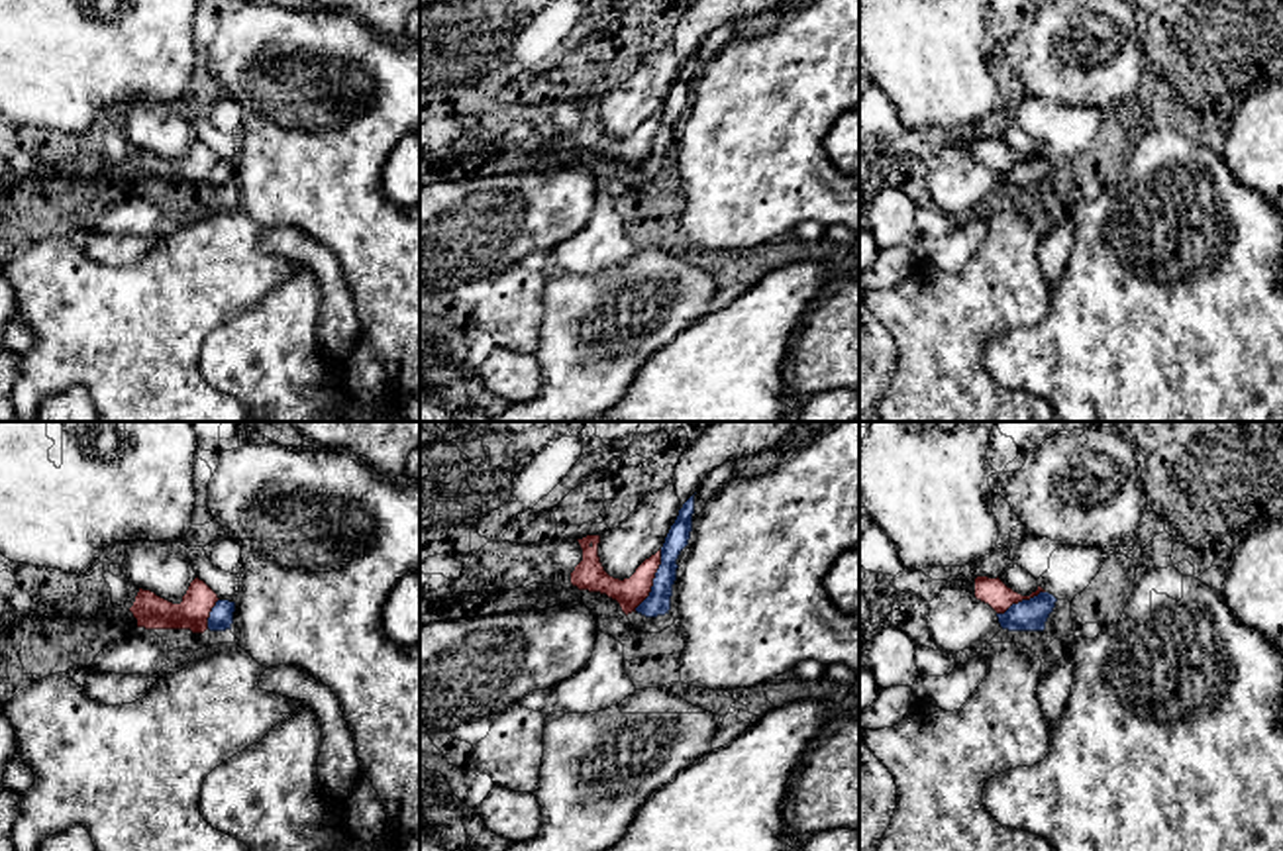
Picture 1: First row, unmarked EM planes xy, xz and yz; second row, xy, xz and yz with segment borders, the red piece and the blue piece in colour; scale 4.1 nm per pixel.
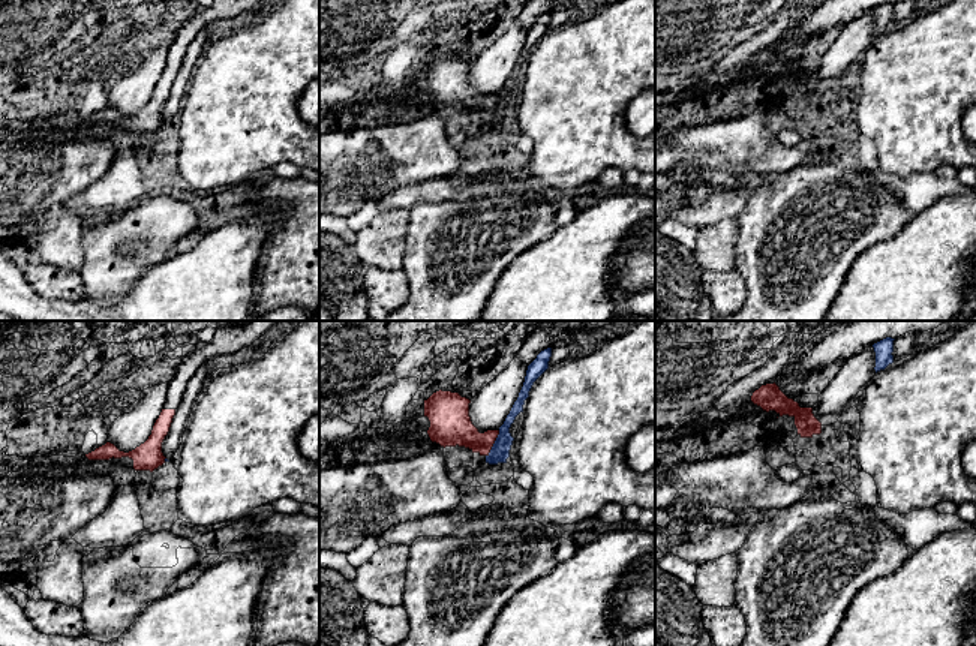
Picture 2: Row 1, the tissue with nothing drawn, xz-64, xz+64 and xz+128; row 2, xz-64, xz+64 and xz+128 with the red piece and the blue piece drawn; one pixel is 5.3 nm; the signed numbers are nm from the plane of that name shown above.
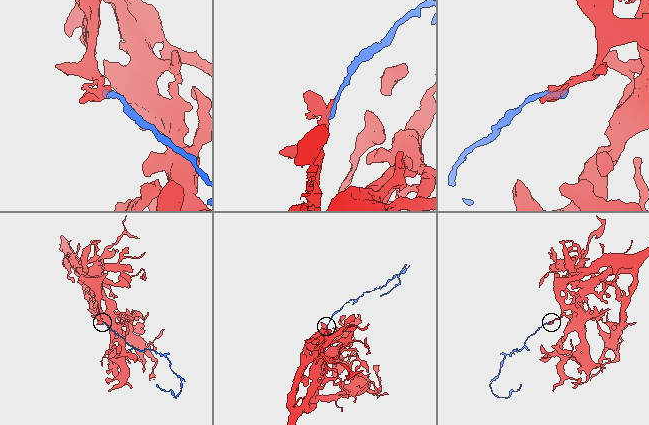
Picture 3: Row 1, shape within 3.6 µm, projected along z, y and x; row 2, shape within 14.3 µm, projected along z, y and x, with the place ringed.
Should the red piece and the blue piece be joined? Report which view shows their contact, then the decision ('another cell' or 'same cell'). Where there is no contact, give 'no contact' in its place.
xz | another cell

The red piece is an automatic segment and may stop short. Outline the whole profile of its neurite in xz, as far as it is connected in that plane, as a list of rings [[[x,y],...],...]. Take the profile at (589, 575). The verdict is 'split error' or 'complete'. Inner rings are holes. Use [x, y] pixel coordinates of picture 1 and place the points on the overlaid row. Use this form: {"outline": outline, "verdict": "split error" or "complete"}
{"outline": [[[600,535],[577,539],[583,549],[583,561],[571,573],[571,584],[579,590],[600,592],[616,600],[628,616],[649,596],[655,573],[661,565],[661,549],[645,559],[630,578],[610,576],[598,557]]], "verdict": "complete"}

